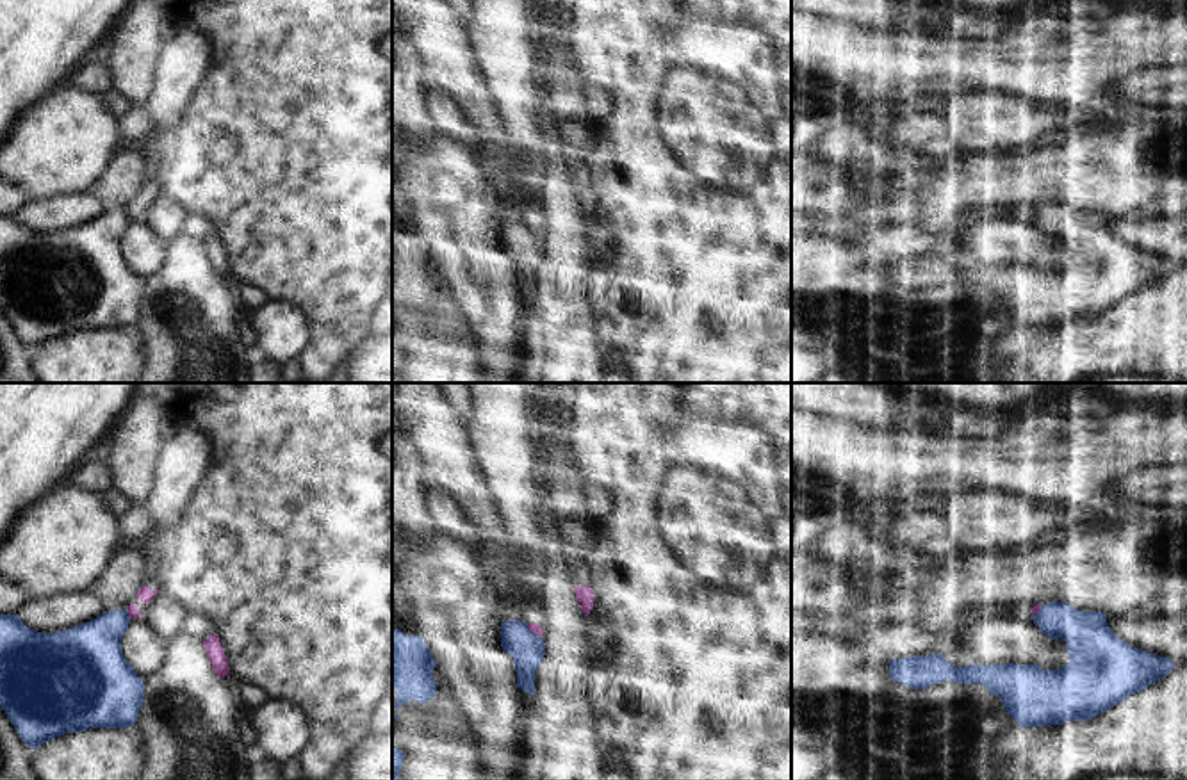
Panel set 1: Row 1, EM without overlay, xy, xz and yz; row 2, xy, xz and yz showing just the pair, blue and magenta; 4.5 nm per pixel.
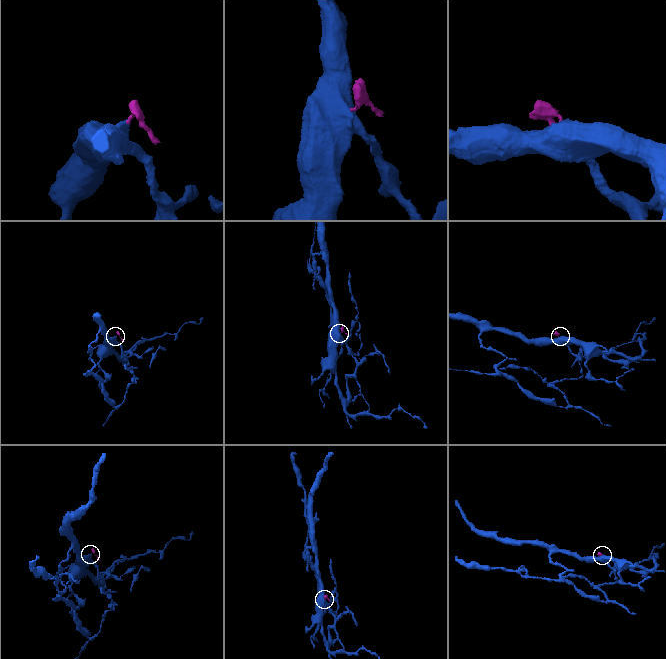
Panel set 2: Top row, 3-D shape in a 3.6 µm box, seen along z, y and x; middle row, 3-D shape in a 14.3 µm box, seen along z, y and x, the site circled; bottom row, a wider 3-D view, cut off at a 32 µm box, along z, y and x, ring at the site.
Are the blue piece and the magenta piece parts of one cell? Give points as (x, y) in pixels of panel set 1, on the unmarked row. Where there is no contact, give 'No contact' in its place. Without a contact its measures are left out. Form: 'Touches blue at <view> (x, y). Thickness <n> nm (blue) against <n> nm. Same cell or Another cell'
Touches blue at xz (530, 232). Thickness 150 nm (blue) against 50 nm. Another cell

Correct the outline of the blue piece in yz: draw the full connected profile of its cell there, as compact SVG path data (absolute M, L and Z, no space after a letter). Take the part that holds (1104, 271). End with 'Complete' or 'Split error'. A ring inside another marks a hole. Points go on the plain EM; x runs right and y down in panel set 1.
M1048 203L1032 221L1043 235L1066 242L1066 267L1041 271L1037 265L1007 264L954 269L943 255L934 255L893 260L889 278L913 290L945 281L982 285L1002 299L1019 329L1028 329L1093 321L1175 269L1171 260L1119 240L1100 212Z. Complete

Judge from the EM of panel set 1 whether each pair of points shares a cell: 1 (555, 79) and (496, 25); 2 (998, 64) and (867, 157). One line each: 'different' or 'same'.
1: different
2: different

